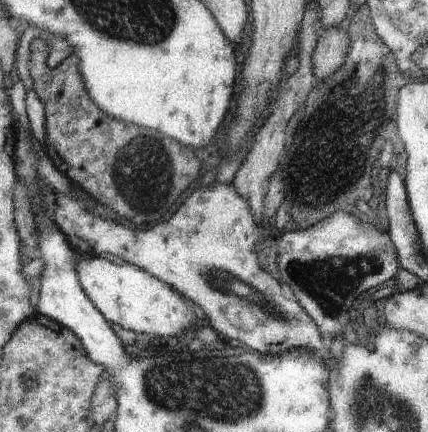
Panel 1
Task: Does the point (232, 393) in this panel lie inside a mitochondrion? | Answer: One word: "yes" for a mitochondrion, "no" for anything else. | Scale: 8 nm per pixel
yes

